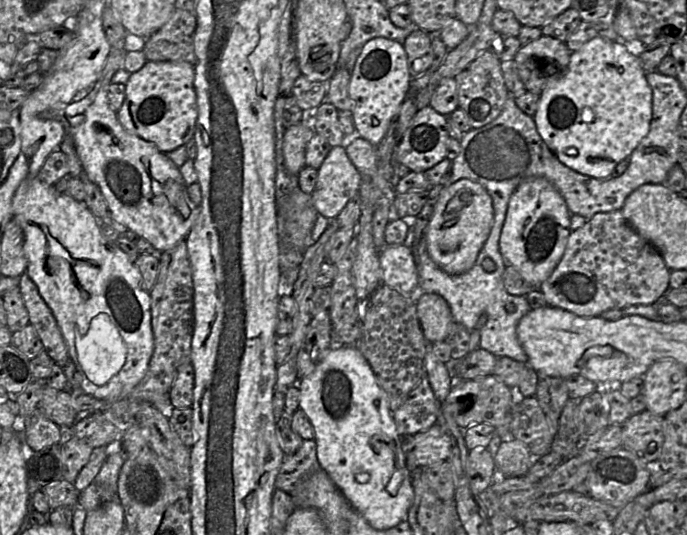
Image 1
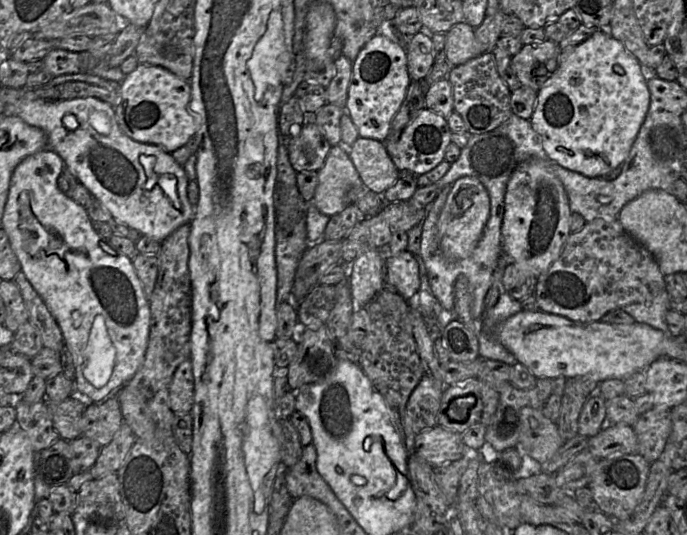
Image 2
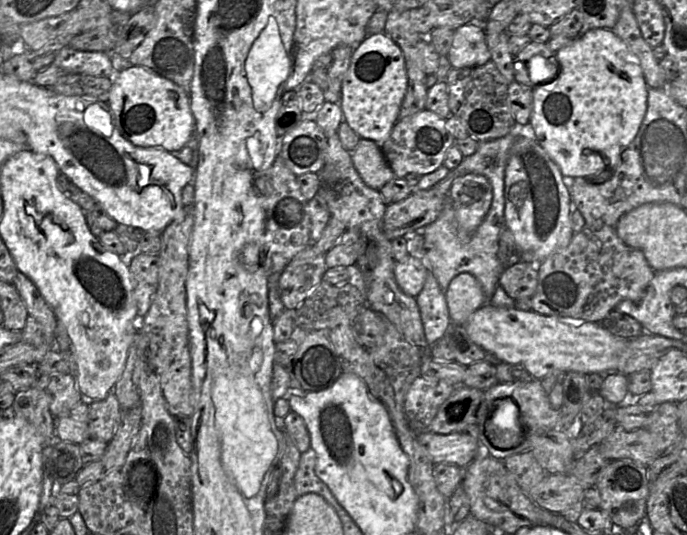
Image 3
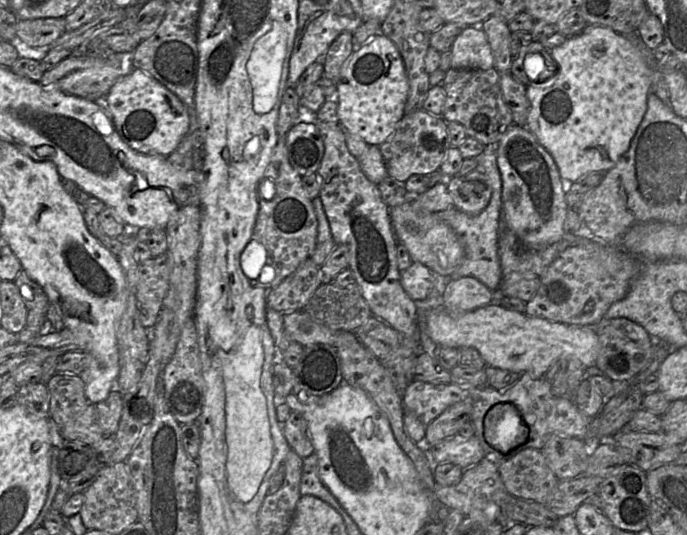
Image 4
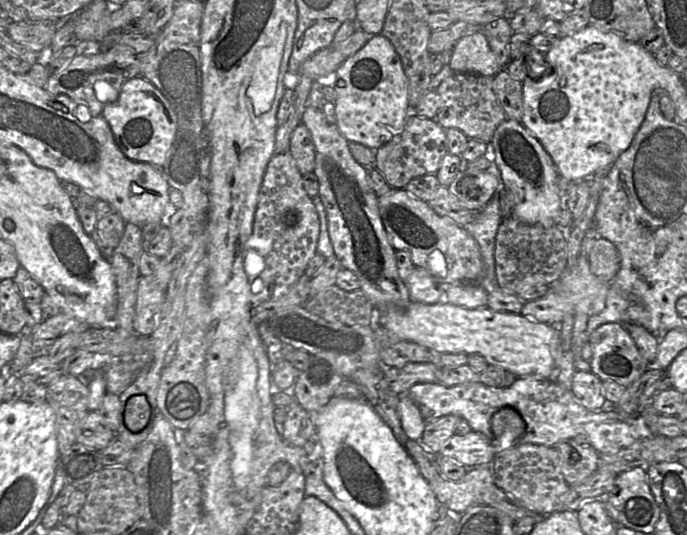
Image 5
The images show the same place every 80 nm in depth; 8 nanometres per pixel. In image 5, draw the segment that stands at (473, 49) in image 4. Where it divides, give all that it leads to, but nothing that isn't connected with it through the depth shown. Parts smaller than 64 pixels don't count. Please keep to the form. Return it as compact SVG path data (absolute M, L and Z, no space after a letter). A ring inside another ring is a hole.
M482 31L468 34L456 42L449 66L453 72L492 77L502 69Z

